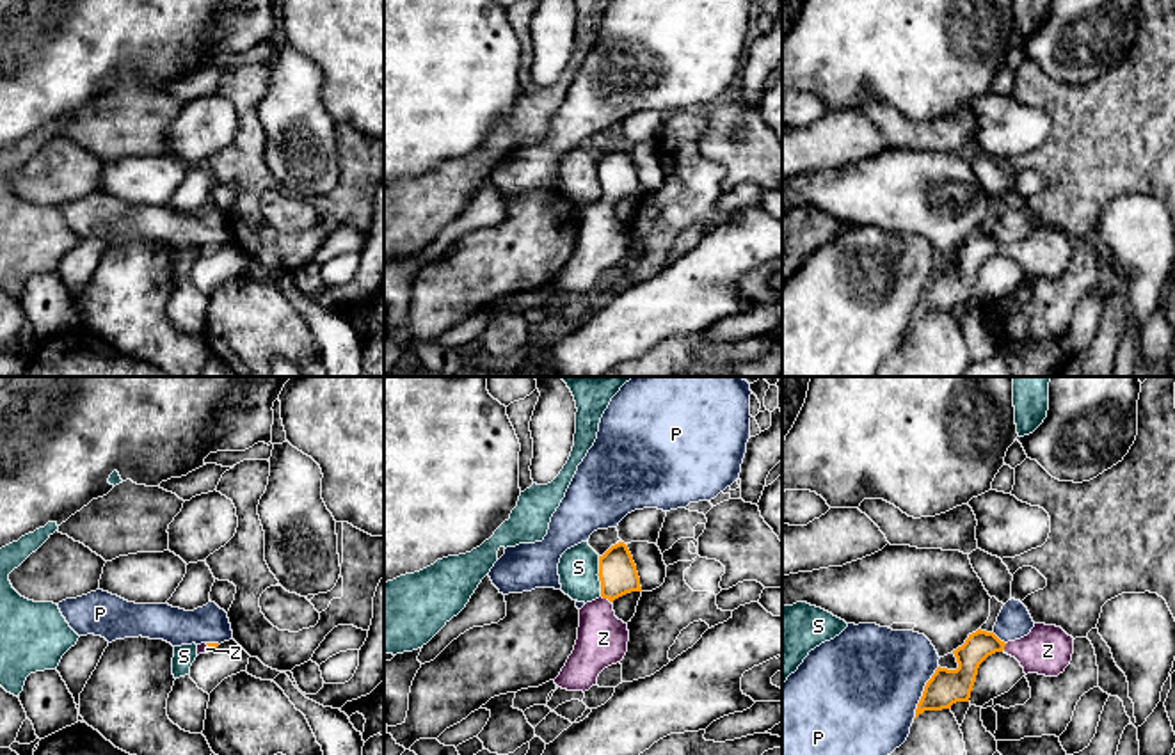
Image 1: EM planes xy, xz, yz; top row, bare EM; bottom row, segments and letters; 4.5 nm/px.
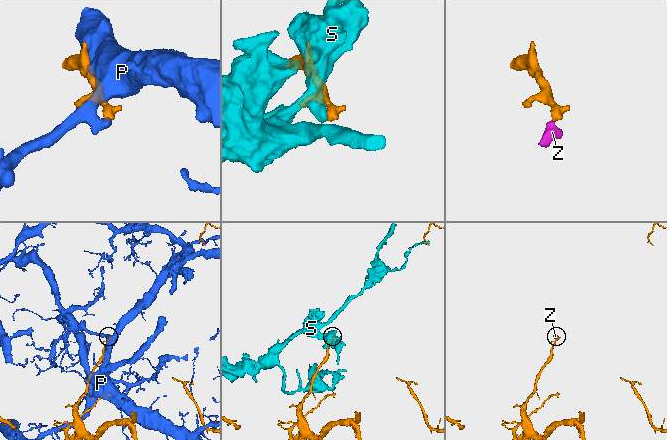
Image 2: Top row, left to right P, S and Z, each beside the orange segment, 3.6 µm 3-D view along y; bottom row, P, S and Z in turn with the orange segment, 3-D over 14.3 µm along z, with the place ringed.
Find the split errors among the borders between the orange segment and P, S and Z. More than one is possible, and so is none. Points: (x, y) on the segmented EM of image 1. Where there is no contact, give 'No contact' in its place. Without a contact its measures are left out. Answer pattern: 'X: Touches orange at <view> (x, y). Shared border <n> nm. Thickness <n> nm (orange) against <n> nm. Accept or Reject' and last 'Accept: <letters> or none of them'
P: Touches orange at yz (923, 693). Shared border 260 nm. Thickness 160 nm (orange) against 480 nm. Reject
S: Touches orange at xz (598, 574). Shared border 180 nm. Thickness 180 nm (orange) against 180 nm. Reject
Z: Touches orange at xz (607, 597). Shared border 60 nm. Thickness 180 nm (orange) against 220 nm. Accept
Accept: Z

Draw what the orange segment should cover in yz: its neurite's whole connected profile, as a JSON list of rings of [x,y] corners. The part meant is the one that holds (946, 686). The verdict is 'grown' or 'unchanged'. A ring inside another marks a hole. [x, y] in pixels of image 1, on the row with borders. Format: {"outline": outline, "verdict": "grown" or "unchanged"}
{"outline": [[[1035,624],[1027,636],[1004,643],[994,632],[978,629],[953,650],[958,668],[939,666],[926,682],[915,718],[924,711],[942,711],[956,702],[969,702],[979,664],[995,652],[1015,657],[1026,675],[1058,677],[1072,661],[1074,638],[1061,627]]], "verdict": "grown"}

